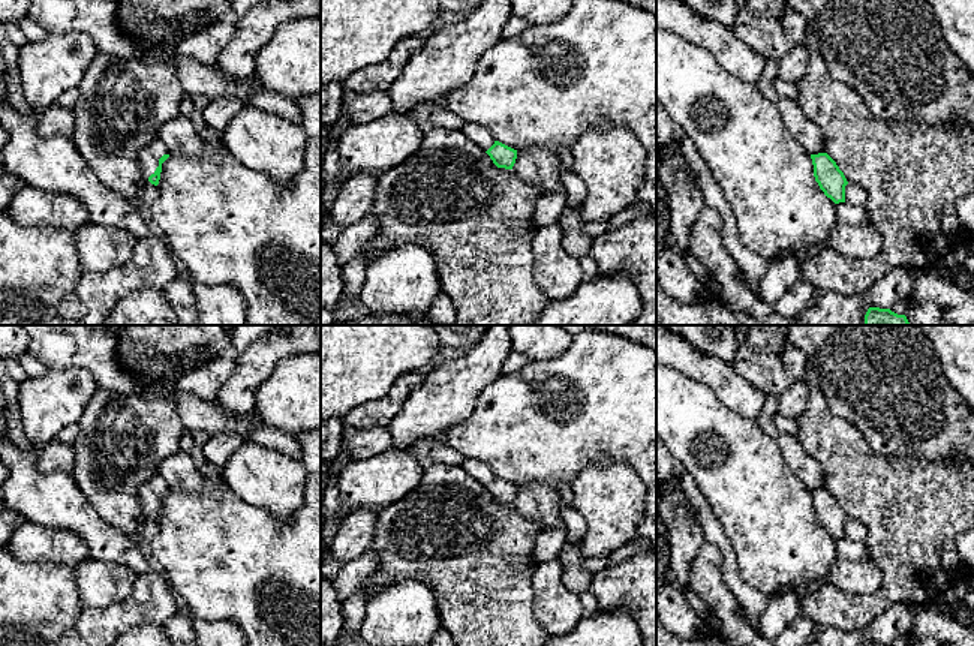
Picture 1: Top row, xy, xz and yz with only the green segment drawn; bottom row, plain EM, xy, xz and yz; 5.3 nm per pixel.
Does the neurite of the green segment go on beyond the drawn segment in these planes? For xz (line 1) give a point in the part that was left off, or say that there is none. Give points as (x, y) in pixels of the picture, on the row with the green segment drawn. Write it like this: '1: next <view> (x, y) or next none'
1: next xz (478, 134)

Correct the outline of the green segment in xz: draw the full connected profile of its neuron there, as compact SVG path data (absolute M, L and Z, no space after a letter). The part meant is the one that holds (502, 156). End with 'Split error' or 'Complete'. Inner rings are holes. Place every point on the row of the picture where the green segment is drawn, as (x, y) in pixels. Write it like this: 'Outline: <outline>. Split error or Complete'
Outline: M465 121L462 132L465 136L478 144L497 168L512 169L517 159L517 150L496 141L487 127Z. Split error

